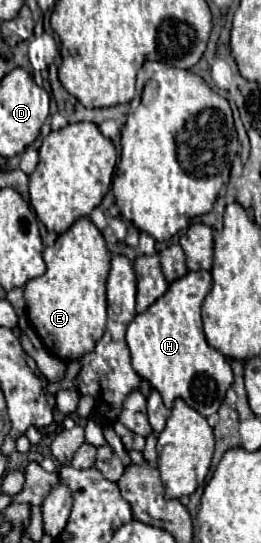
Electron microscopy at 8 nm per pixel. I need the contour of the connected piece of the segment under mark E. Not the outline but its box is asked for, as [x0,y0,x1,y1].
[25,218,111,362]

